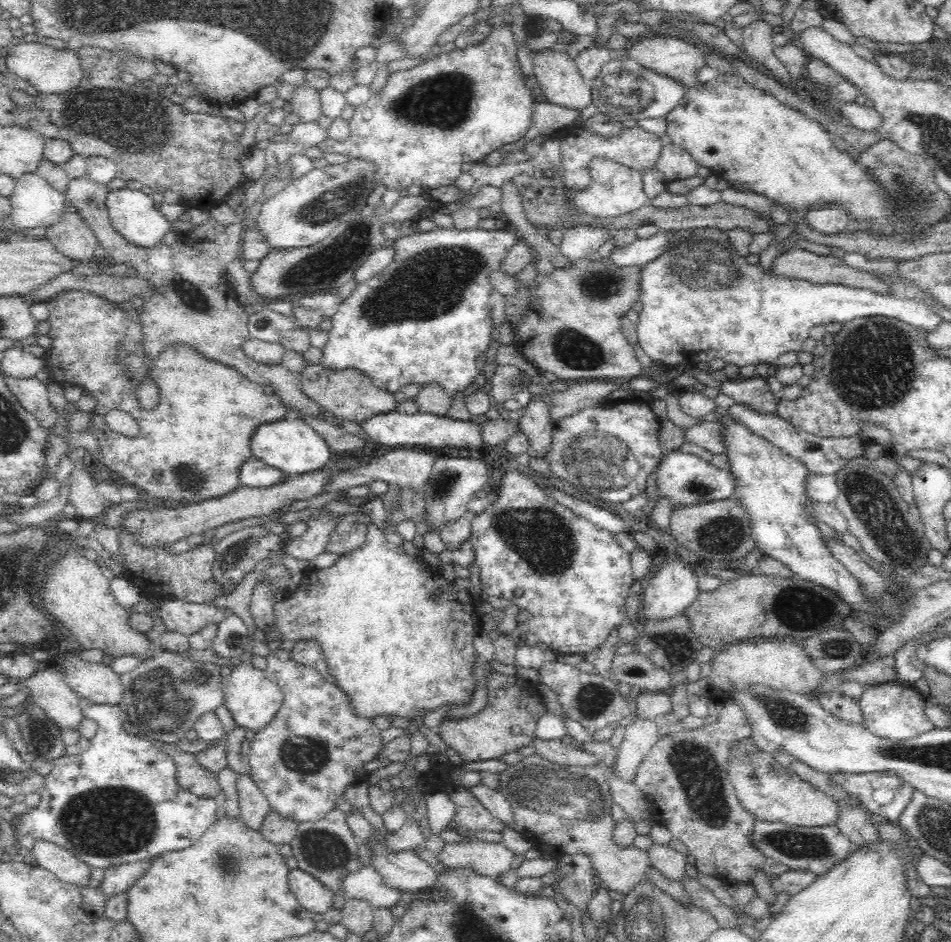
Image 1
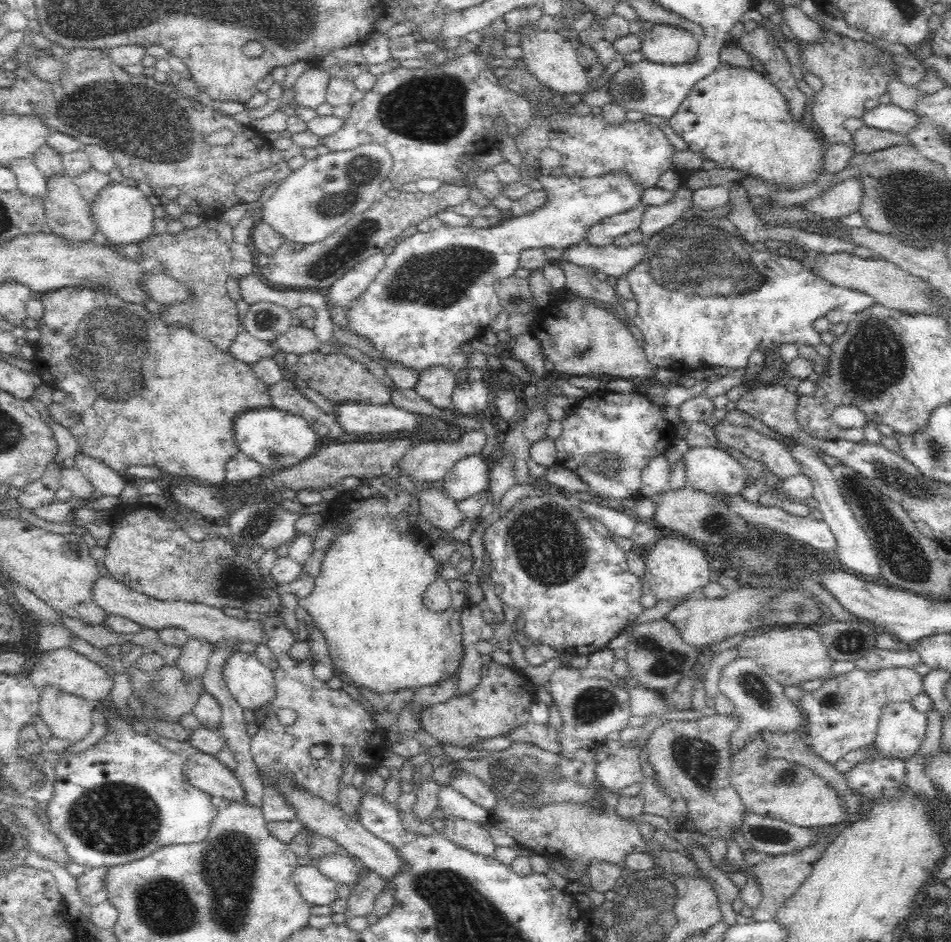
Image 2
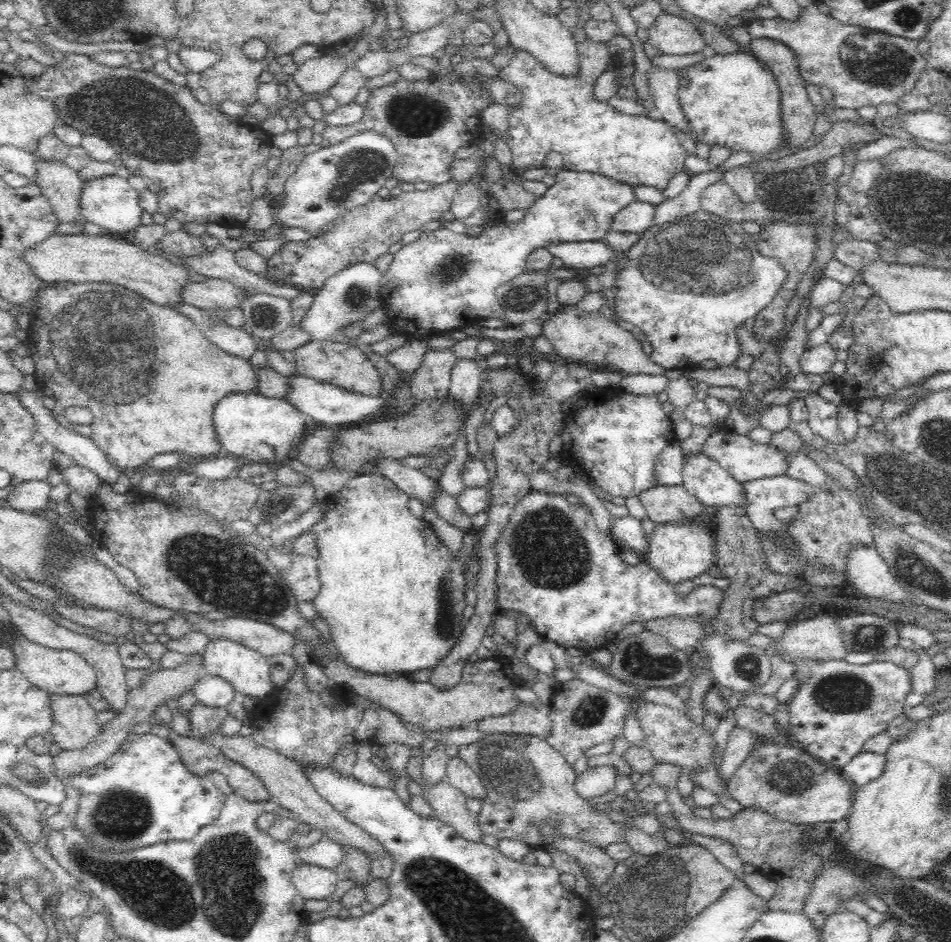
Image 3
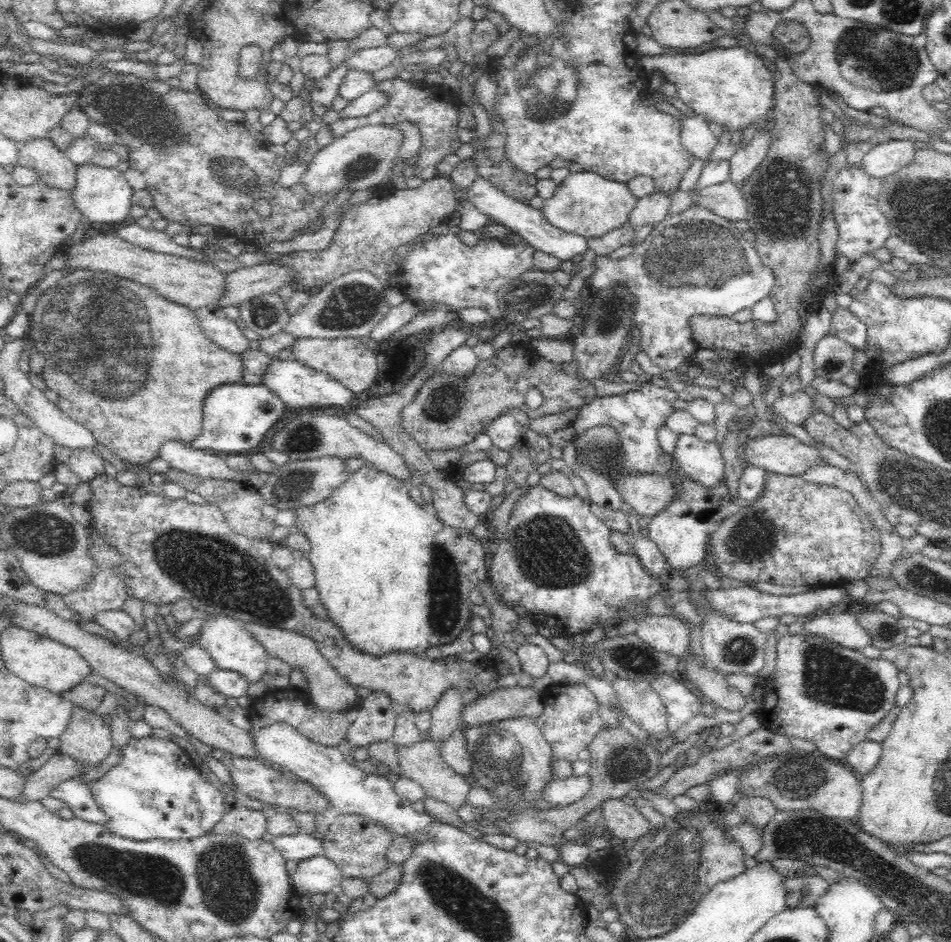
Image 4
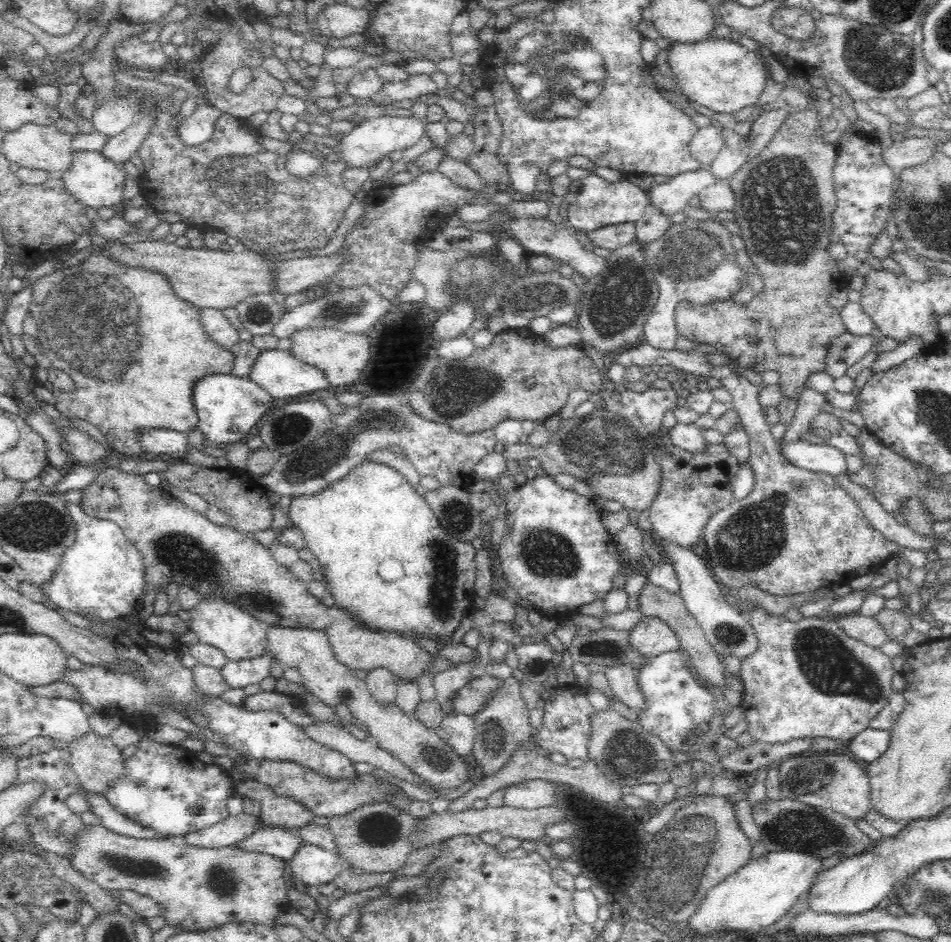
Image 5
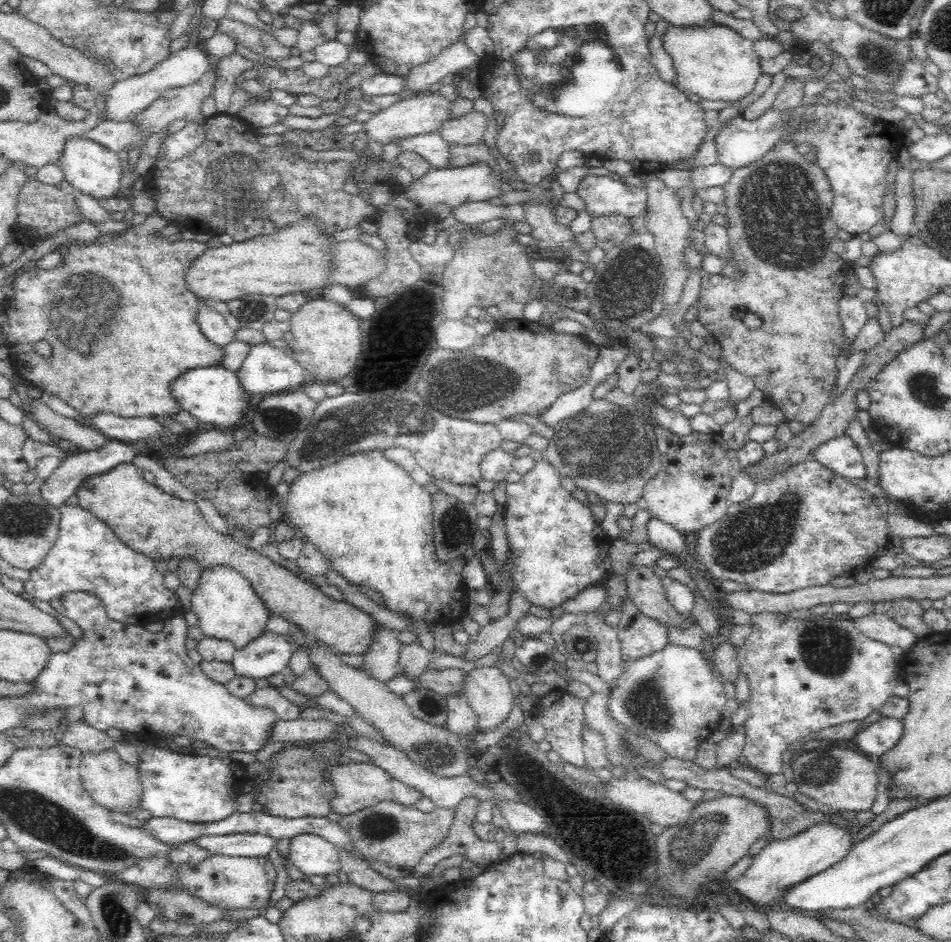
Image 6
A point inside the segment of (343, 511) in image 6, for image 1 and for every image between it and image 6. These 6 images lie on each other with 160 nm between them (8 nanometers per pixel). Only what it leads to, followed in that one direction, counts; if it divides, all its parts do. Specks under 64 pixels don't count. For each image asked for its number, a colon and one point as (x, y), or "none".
1: (395, 651)
2: (368, 602)
3: (393, 595)
4: (393, 577)
5: (373, 513)

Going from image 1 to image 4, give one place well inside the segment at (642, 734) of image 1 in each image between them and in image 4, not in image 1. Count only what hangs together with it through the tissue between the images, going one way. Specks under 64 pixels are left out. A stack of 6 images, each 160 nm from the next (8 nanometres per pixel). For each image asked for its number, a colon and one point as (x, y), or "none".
2: (615, 773)
3: (596, 781)
4: (559, 792)

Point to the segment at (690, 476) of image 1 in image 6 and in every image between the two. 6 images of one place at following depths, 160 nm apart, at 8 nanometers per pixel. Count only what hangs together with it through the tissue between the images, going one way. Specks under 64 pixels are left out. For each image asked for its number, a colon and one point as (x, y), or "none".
2: (709, 468)
3: (745, 459)
4: (783, 454)
5: (822, 457)
6: (840, 454)

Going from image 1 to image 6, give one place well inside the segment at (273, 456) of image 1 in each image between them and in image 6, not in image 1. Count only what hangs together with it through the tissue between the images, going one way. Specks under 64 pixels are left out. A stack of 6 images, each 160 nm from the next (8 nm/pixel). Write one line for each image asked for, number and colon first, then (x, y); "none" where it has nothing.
2: (277, 439)
3: (248, 425)
4: (236, 416)
5: (228, 406)
6: (212, 394)

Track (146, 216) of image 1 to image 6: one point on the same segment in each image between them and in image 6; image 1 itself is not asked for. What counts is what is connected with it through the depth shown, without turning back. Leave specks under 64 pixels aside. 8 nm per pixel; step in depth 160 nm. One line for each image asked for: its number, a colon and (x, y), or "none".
2: (124, 214)
3: (109, 201)
4: (102, 194)
5: (92, 179)
6: (90, 167)

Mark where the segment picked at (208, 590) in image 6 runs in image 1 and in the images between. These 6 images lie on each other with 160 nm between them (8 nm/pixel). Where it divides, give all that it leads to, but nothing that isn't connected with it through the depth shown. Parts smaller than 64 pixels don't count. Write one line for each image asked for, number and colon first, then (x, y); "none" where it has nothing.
1: (253, 699)
2: (252, 684)
3: (248, 671)
4: (227, 640)
5: (218, 622)

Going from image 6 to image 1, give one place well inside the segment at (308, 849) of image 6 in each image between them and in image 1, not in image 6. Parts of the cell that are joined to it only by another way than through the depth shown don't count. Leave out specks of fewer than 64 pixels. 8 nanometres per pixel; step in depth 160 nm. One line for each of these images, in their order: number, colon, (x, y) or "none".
1: (311, 893)
2: (316, 889)
3: (316, 882)
4: (318, 874)
5: (313, 865)

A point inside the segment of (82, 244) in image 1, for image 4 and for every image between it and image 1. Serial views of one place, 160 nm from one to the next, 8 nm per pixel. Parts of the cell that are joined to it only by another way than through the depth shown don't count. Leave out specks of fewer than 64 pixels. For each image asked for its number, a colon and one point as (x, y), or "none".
2: (68, 215)
3: (62, 185)
4: (53, 167)

